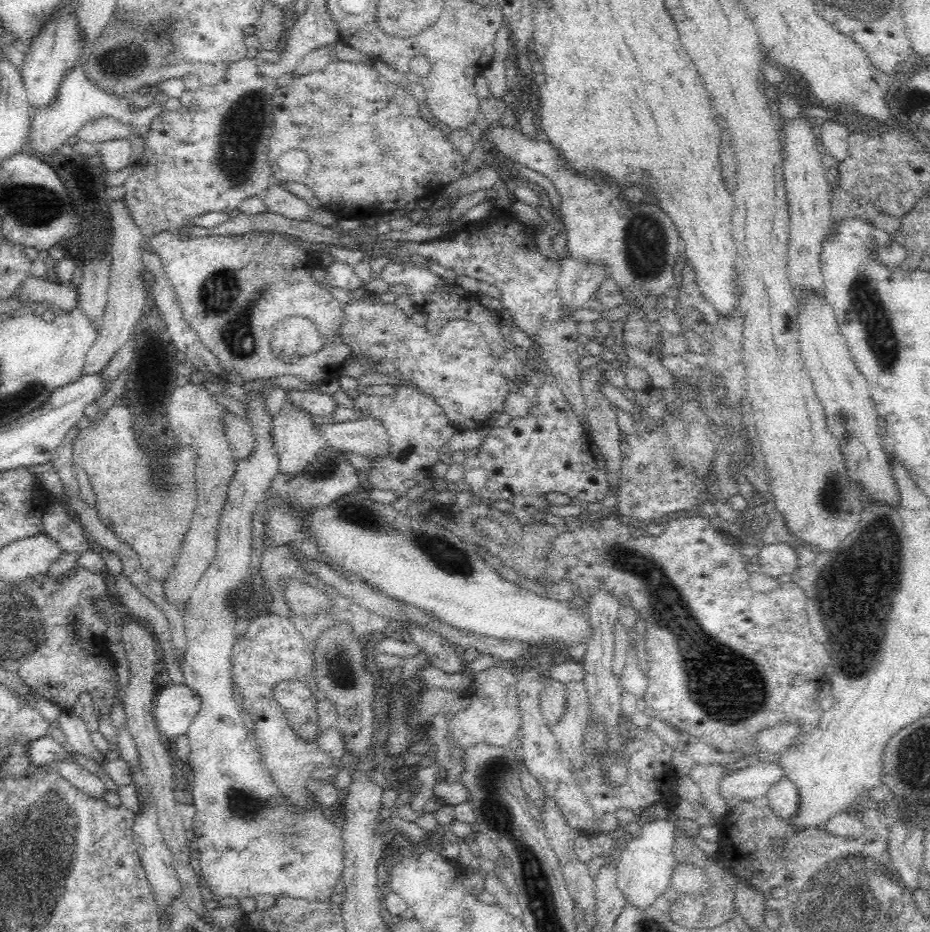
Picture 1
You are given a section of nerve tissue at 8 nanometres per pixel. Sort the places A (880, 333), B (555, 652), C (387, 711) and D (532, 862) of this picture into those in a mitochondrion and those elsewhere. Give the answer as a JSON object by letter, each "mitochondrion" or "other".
{"A":"mitochondrion","B":"other","C":"other","D":"mitochondrion"}

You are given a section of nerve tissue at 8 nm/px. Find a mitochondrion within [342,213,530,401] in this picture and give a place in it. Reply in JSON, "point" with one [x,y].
{"point":[363,328]}

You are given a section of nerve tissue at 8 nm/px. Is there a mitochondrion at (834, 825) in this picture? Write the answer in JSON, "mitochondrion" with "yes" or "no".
{"mitochondrion":"no"}

